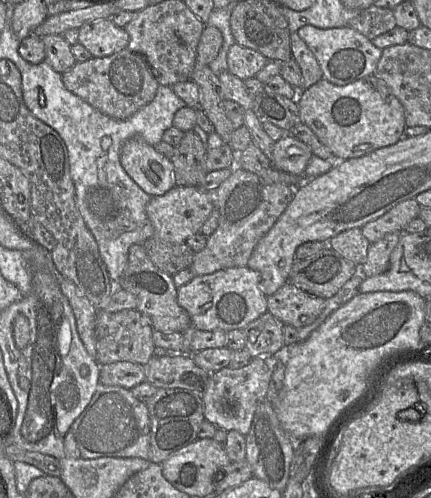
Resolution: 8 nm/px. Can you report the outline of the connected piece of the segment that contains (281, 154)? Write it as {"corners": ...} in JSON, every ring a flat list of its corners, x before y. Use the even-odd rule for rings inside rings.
{"corners":[[286,133,275,142,272,167,294,175,304,175,304,170,312,157,312,150,304,142]]}

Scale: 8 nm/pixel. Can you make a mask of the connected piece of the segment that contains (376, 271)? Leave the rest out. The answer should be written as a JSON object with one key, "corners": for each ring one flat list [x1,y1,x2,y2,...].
{"corners":[[392,232,370,244,365,262,359,267,364,278,379,275,388,270,390,255,403,232]]}

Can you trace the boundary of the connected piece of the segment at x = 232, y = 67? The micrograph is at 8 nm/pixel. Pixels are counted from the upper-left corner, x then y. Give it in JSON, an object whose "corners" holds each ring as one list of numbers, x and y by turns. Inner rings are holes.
{"corners":[[234,43,227,54,228,71,246,80,255,75,269,62,260,52]]}

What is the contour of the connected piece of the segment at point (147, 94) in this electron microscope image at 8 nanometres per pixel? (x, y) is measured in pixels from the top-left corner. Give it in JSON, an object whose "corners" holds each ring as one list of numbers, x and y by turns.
{"corners":[[125,48,110,56,77,62,62,74,64,86,101,113,125,120,150,103,160,85,144,55]]}

